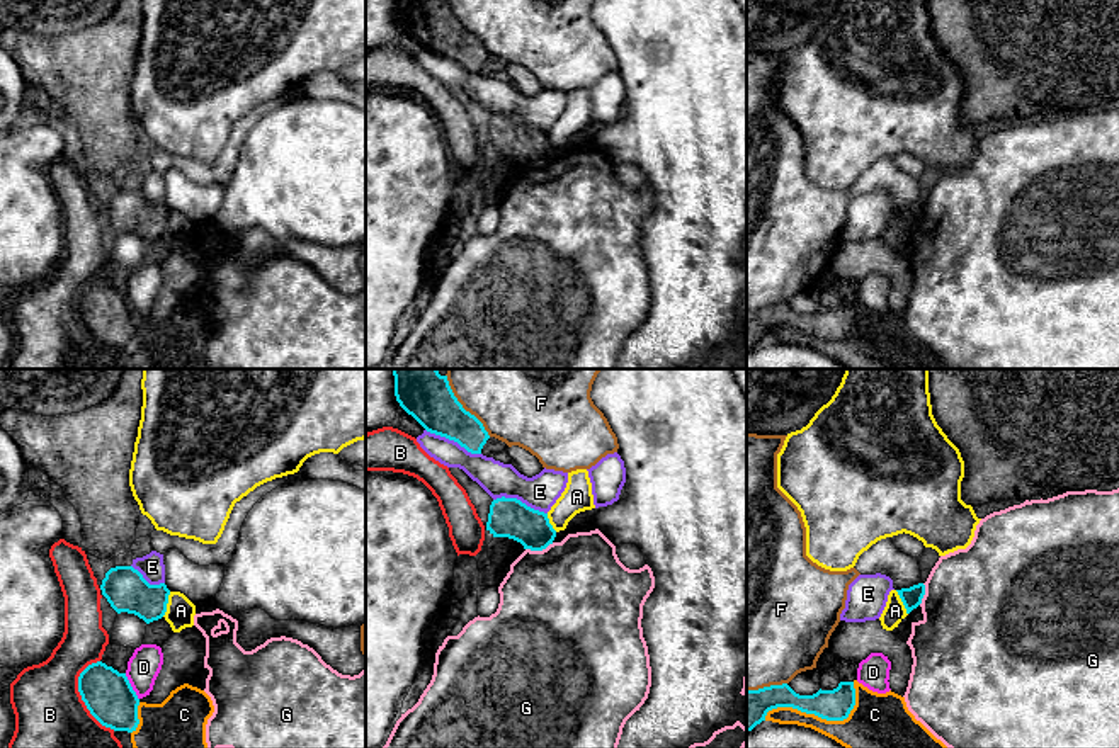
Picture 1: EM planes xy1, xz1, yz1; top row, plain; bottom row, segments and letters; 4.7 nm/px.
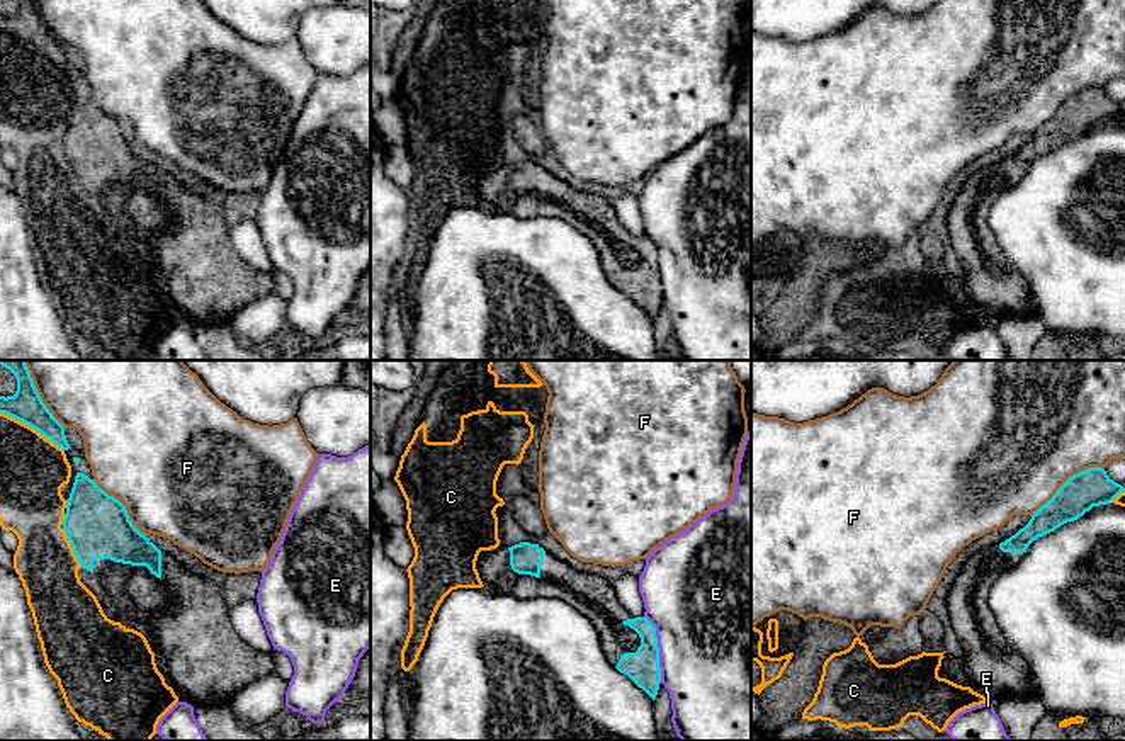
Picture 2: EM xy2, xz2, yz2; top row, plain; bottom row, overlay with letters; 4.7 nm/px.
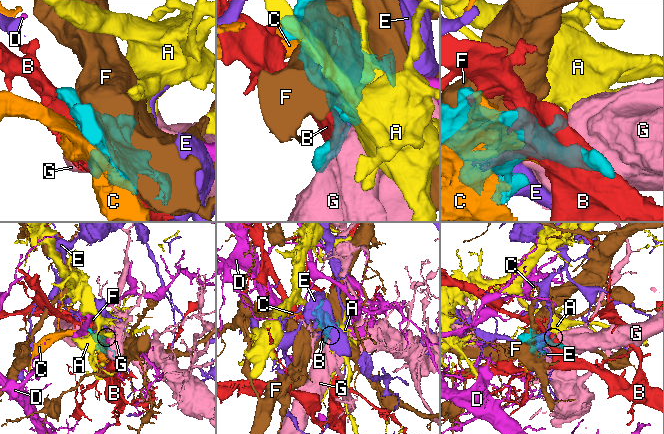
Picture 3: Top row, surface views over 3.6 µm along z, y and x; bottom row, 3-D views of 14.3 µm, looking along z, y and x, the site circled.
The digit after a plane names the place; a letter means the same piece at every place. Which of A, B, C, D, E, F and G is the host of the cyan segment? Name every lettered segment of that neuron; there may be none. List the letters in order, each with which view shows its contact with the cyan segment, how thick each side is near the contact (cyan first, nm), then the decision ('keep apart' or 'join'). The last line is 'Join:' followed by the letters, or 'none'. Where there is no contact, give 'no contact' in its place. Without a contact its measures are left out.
A: meets cyan in xy1; 200 nm thick on the cyan side, 140 nm on the other; keep apart
B: meets cyan in xy1; 240 nm thick on the cyan side, 320 nm on the other; keep apart
C: meets cyan in yz1; 150 nm thick on the cyan side, 240 nm on the other; keep apart
D: meets cyan in xy1; 240 nm thick on the cyan side, 160 nm on the other; keep apart
E: meets cyan in xz2; 160 nm thick on the cyan side, 500 nm on the other; keep apart
F: meets cyan in yz2; 180 nm thick on the cyan side, 500 nm on the other; keep apart
G: meets cyan in xz1; 190 nm thick on the cyan side, 500 nm on the other; keep apart
Join: none

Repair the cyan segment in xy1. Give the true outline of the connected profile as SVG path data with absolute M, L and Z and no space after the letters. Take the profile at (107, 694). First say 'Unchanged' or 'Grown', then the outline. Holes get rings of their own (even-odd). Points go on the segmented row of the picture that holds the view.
Unchanged. M102 661L92 663L78 677L78 692L102 726L114 731L136 731L139 699L126 673Z

